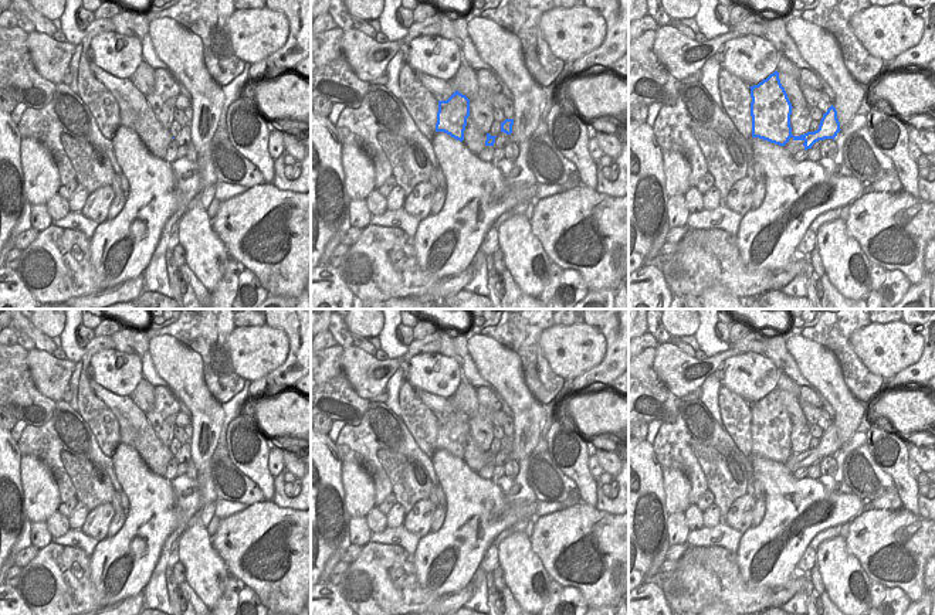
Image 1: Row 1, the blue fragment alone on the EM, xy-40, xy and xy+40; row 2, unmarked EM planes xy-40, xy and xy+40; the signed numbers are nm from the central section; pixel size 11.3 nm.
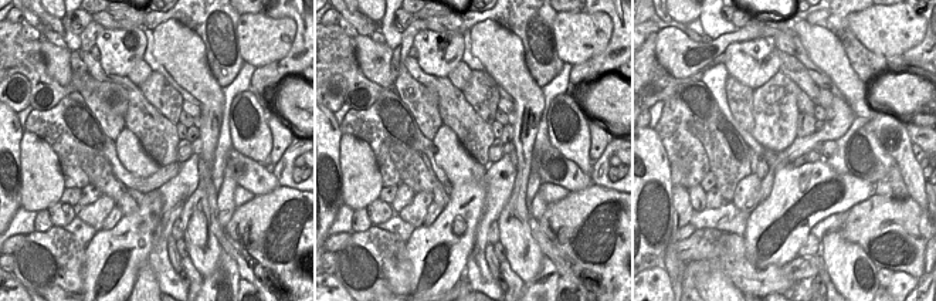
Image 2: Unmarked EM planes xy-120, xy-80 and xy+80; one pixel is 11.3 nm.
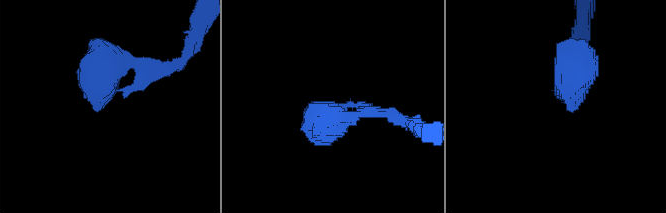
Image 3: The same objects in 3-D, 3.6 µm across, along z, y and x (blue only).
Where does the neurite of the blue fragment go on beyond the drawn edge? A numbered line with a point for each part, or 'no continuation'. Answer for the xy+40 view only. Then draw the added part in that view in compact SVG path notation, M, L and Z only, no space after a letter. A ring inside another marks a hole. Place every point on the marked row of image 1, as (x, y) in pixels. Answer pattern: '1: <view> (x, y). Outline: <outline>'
1: xy+40 (792, 146). Outline: M790 137L789 142L783 147L786 149L787 153L793 156L800 150L804 150L803 143L804 140L795 140L793 137Z

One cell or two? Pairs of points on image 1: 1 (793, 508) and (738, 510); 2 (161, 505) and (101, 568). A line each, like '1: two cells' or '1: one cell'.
1: two cells
2: one cell

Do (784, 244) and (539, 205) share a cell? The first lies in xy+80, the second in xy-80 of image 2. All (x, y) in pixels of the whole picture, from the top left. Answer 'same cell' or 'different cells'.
different cells

